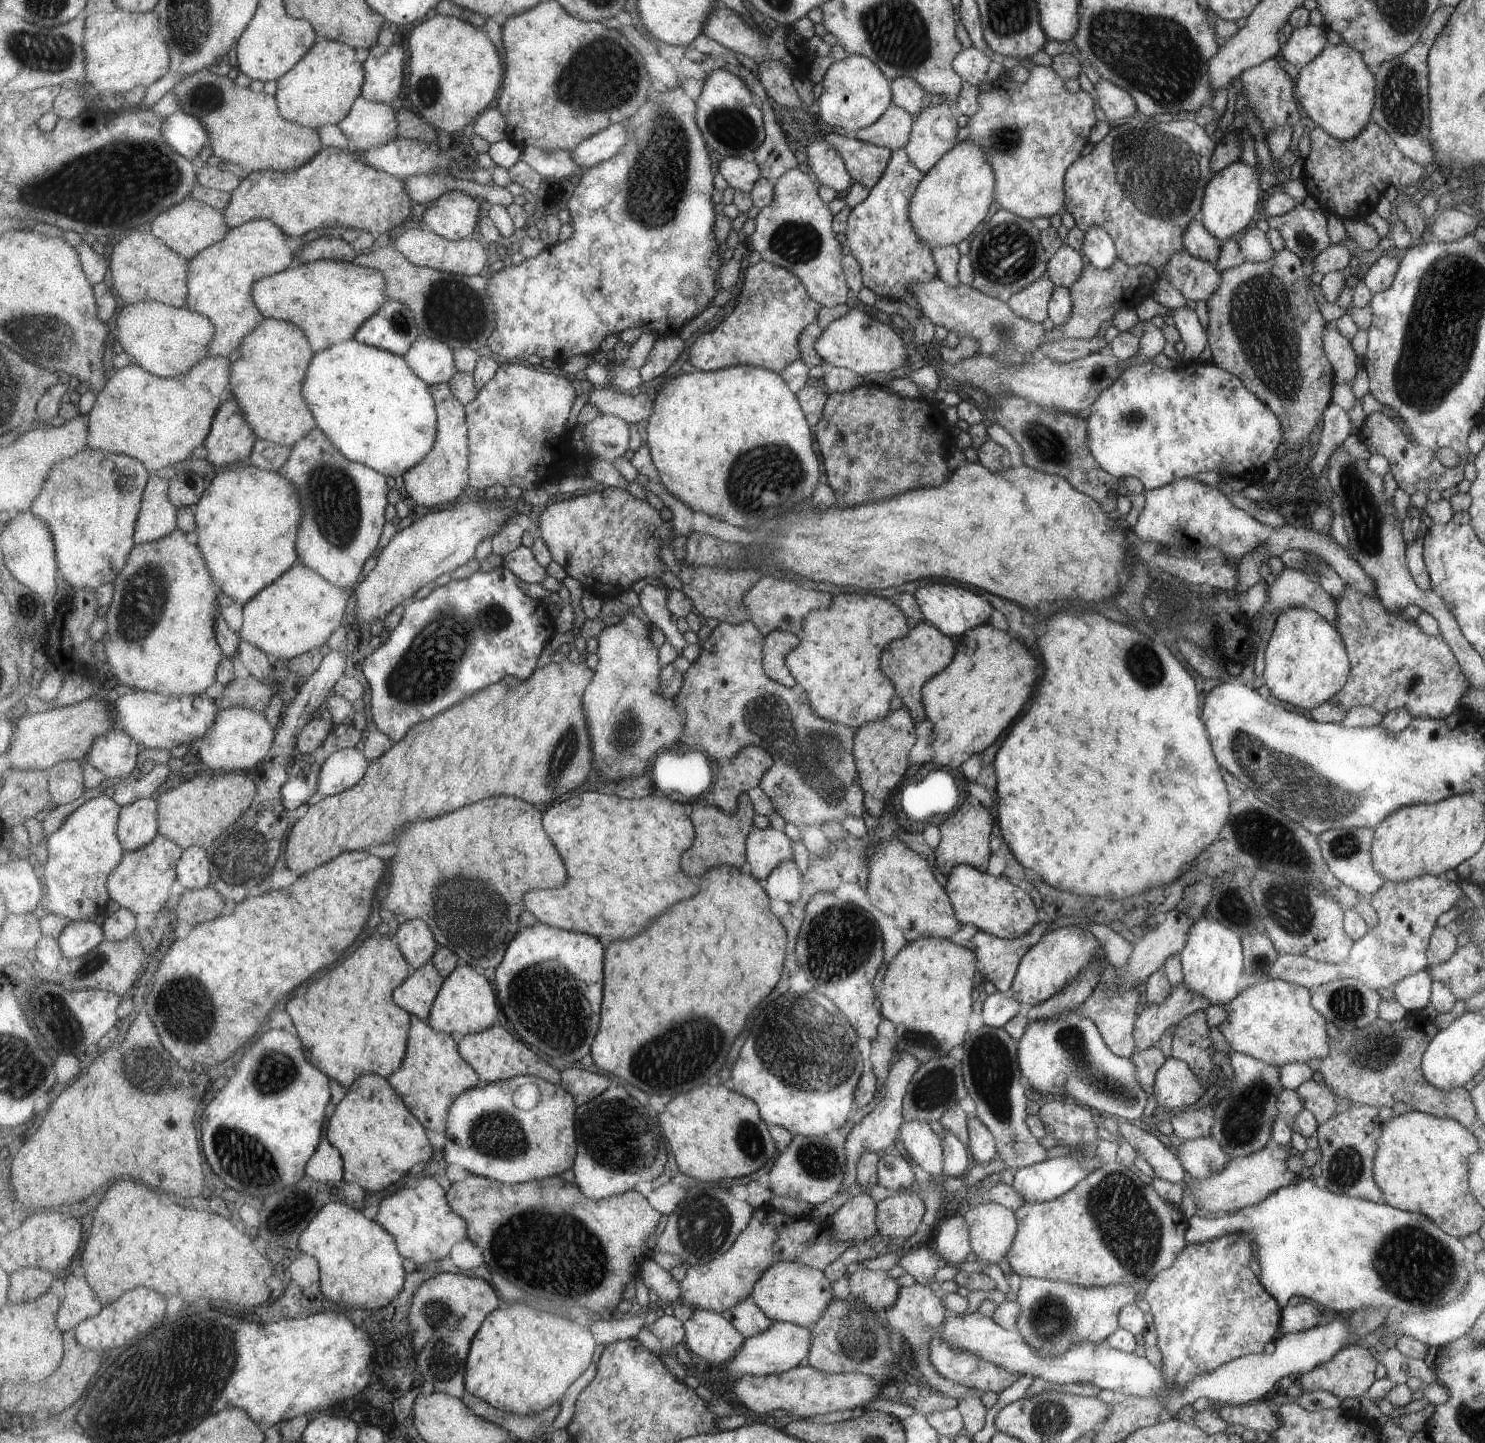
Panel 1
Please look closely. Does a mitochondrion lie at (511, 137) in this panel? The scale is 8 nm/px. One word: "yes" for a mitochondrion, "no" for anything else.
no

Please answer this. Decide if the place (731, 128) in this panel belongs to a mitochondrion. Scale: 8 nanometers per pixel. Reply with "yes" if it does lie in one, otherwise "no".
yes

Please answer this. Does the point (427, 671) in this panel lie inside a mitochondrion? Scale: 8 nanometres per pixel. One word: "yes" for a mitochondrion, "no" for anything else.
yes

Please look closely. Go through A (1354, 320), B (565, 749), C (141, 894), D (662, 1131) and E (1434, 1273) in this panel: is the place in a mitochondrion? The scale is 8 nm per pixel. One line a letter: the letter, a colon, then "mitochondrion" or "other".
A: other
B: mitochondrion
C: other
D: other
E: mitochondrion

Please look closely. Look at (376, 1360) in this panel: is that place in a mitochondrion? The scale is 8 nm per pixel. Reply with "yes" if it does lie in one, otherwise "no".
no

